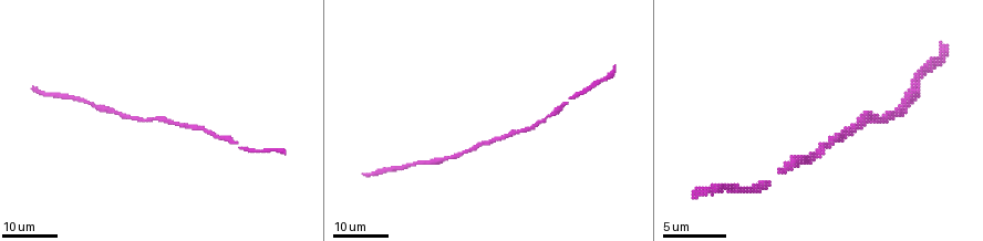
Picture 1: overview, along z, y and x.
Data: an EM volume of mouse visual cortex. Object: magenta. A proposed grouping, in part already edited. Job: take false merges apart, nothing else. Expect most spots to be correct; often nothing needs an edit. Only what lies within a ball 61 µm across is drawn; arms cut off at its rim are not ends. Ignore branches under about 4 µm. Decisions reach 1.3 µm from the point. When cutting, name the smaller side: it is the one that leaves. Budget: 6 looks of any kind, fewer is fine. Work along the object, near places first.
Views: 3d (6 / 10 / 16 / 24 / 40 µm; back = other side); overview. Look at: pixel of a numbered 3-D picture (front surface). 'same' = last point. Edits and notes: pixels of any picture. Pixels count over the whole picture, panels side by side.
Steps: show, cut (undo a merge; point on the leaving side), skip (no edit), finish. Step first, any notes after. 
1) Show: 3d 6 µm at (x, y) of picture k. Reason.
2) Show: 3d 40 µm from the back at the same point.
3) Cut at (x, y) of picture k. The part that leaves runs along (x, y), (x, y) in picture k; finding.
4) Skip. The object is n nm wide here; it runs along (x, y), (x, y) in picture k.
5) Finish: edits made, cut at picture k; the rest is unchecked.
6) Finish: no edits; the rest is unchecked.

Show: 3d 24 µm at (838, 137) of picture 1.

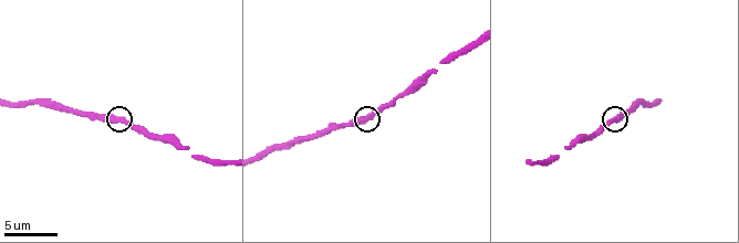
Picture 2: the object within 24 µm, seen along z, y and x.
Show: 3d 6 µm at (114, 119) of picture 2.

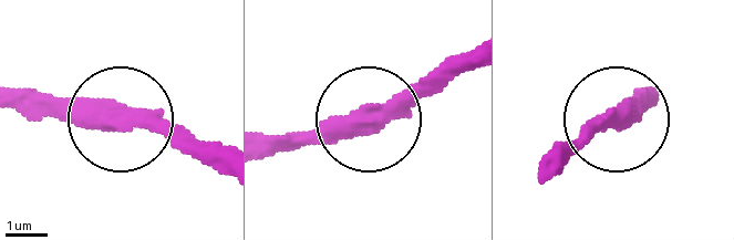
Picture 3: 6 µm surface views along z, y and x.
Show: 3d 6 µm from the back at (119, 115) of picture 3.

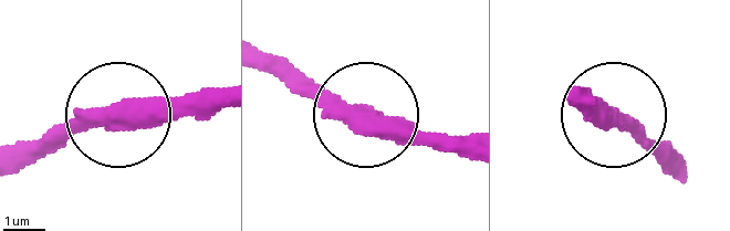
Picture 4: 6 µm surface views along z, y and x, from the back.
Skip. It runs along (220, 96), (147, 96), (44, 148) in picture 4; continuous, no second cell.

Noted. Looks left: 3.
Show: 3d 16 µm at (57, 104) of picture 2.

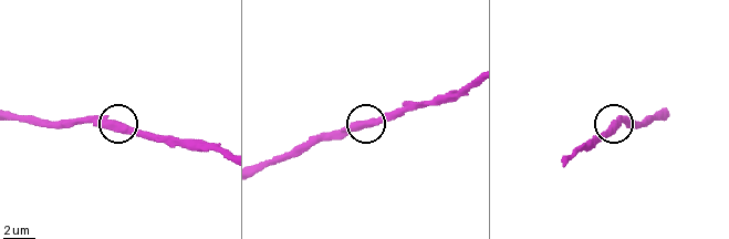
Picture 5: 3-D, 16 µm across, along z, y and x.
Skip. All the same cell.

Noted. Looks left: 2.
Show: 3d 6 µm at (555, 155) of picture 2. Calibre changes.

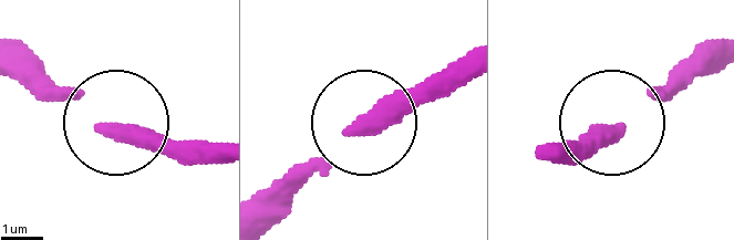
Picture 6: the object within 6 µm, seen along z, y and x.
Skip. It runs along (266, 225), (351, 126), (393, 116), (453, 60) in picture 6; one cell here.

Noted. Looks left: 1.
Finish: no edits; the rest is unchecked.

